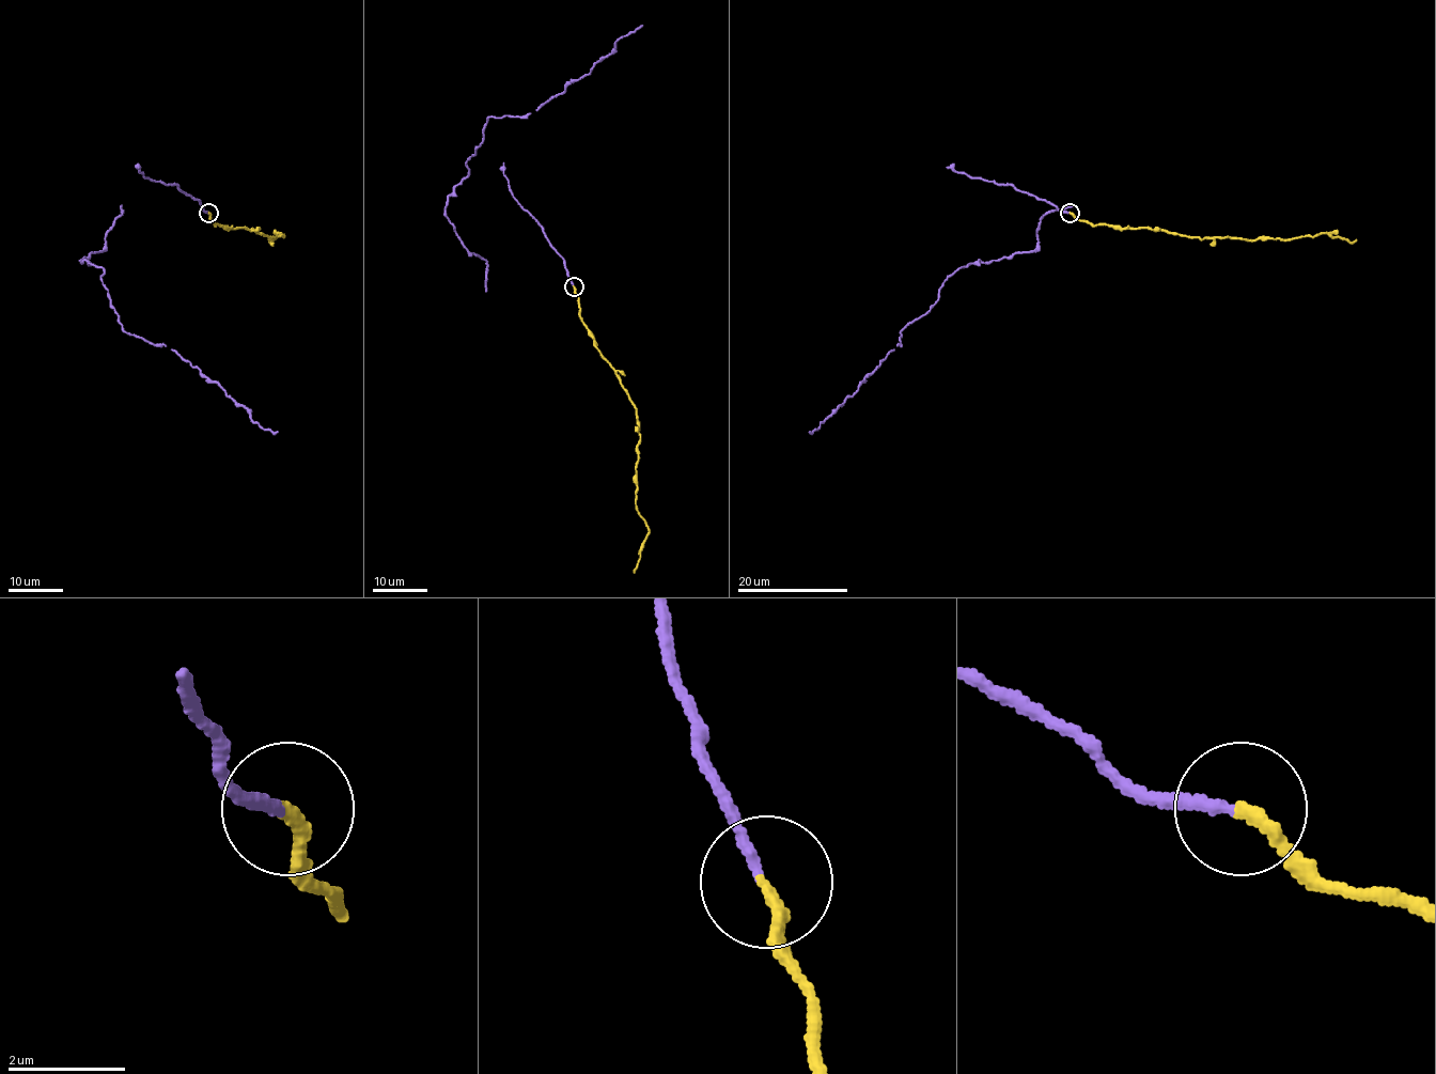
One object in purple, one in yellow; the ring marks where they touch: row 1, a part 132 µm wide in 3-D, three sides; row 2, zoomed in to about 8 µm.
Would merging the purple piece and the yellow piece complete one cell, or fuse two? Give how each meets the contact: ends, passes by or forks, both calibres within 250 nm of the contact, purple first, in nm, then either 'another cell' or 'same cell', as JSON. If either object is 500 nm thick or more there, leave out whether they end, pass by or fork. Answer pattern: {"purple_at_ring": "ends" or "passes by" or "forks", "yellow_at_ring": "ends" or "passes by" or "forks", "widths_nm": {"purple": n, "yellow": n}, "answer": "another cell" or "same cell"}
{"purple_at_ring": "ends", "yellow_at_ring": "ends", "widths_nm": {"purple": 190, "yellow": 240}, "answer": "another cell"}

